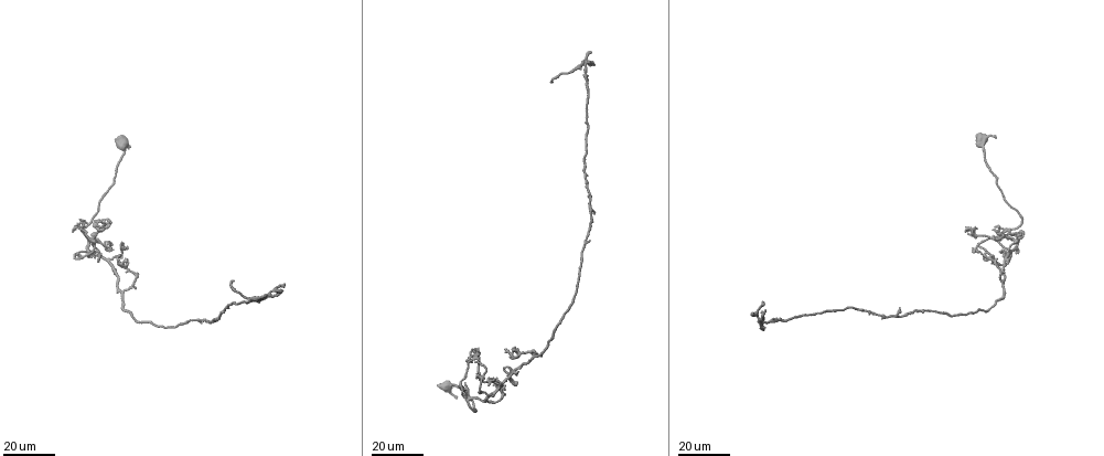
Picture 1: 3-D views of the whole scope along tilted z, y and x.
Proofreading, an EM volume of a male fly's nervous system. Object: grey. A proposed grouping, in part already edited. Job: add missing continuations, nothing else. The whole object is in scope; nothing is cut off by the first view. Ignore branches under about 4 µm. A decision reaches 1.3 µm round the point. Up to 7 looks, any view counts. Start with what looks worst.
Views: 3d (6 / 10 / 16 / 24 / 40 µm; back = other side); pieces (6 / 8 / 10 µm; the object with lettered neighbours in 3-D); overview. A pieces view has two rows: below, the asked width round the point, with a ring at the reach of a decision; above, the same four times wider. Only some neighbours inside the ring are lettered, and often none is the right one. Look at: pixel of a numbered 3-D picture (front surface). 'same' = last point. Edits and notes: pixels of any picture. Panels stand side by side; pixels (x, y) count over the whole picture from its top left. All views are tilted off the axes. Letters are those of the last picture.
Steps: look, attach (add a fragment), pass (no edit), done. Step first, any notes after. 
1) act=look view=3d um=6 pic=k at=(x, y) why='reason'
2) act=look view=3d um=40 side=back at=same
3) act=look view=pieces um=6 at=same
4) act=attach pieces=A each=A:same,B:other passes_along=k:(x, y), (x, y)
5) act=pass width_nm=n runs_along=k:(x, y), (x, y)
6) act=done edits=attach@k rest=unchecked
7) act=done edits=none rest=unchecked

act=look view=3d um=24 pic=1 at=(234, 281) why='an open end'

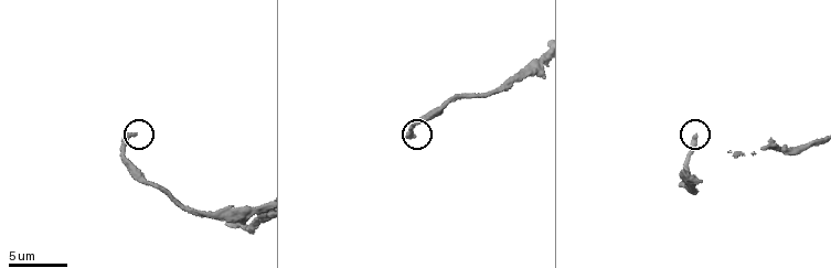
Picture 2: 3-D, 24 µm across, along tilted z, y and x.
act=look view=pieces um=6 pic=2 at=(135, 132)

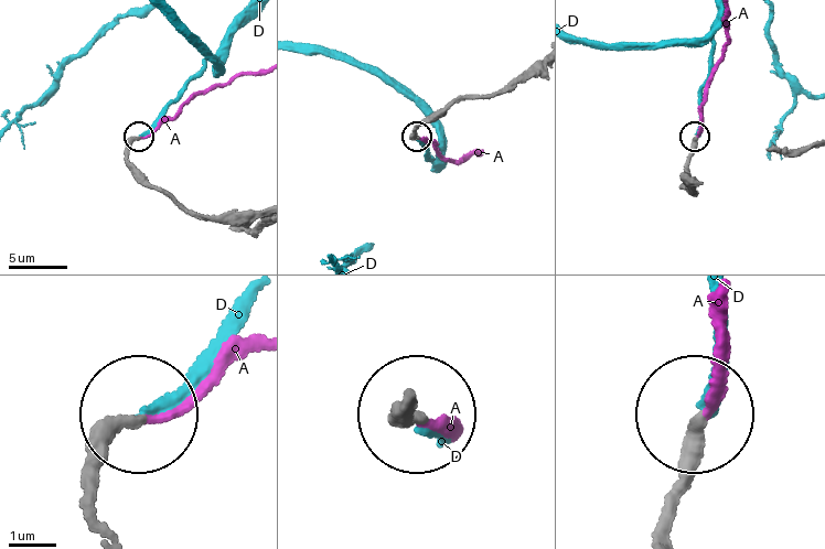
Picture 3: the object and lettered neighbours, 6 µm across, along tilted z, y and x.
act=attach pieces=A width_nm=240 each=A:same,D:other passes_along=3:(407, 396), (422, 426), (457, 436) found='the cell continues'

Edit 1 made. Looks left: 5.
act=look view=overview

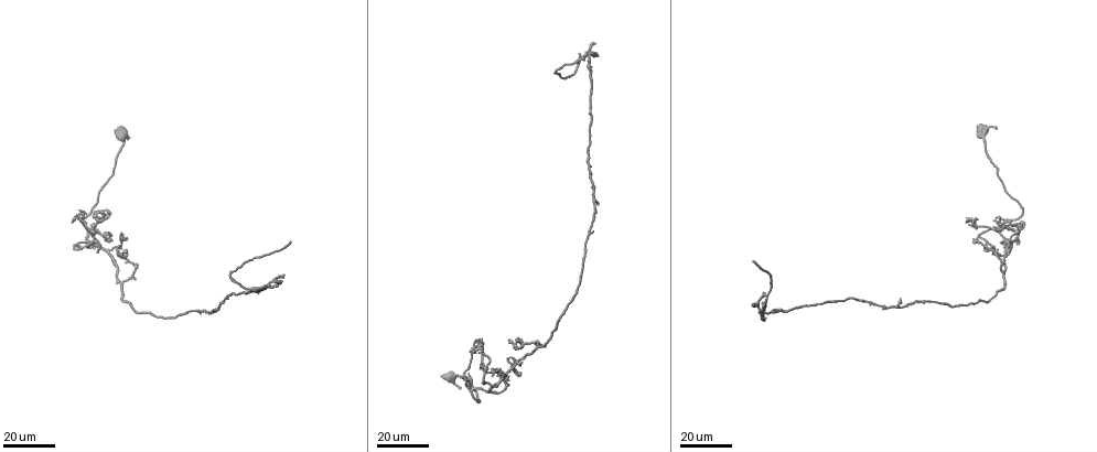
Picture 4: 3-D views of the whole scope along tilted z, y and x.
act=look view=3d um=16 pic=4 at=(477, 353) why='tapers out'

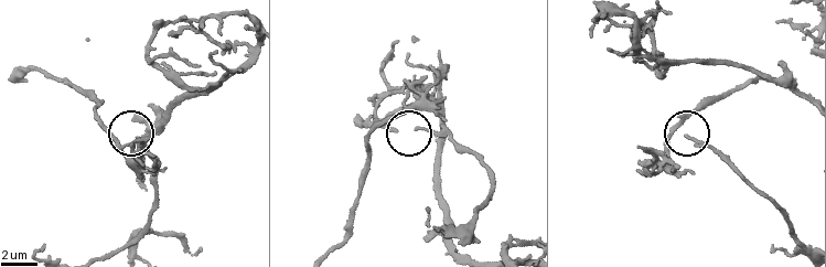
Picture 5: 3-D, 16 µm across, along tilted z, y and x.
act=look view=pieces um=6 pic=5 at=(418, 126)

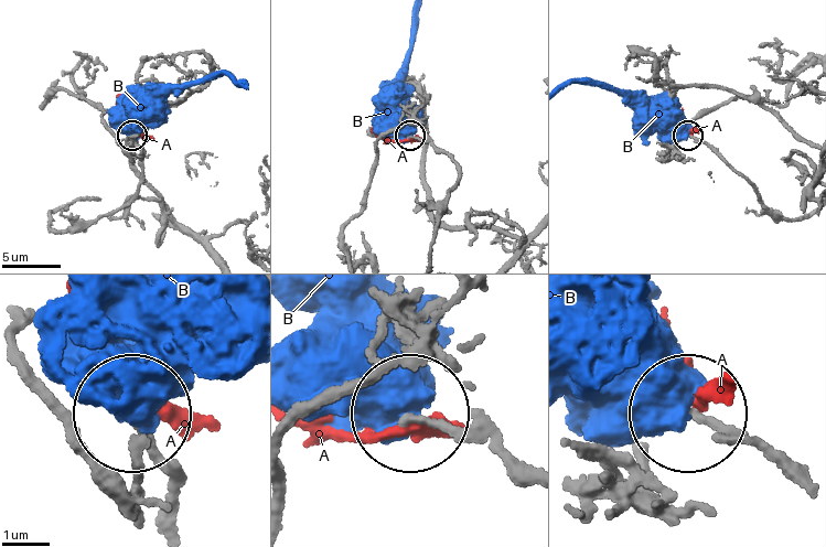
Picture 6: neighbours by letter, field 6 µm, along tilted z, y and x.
act=pass each=A:other,B:other runs_along=6:(430, 256), (437, 207), (458, 168), (449, 156), (410, 136) found='no lettered fragment goes on from it'

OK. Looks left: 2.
act=look view=3d um=24 pic=4 at=(80, 209) why='free end'

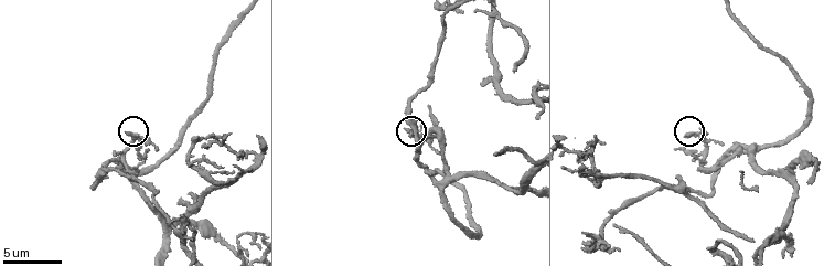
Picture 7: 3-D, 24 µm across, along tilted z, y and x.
act=look view=pieces um=8 pic=7 at=(404, 130)

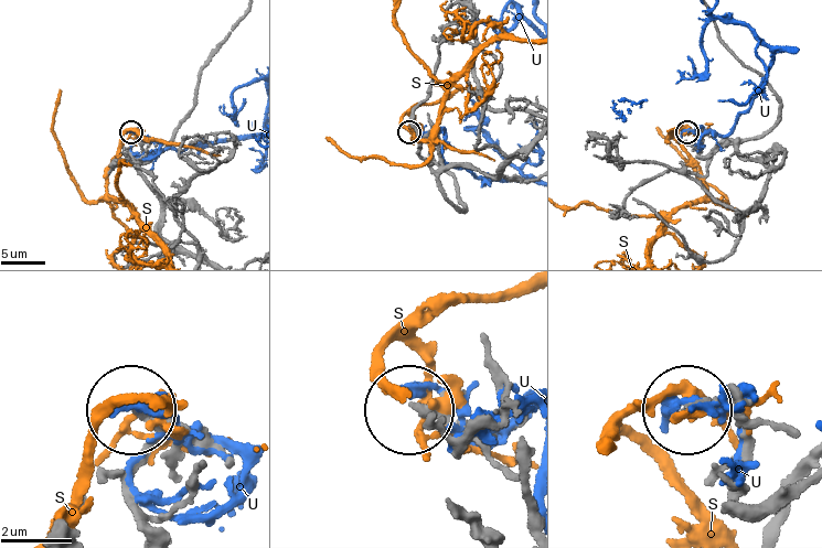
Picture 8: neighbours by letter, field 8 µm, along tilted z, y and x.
act=pass width_nm=220 each=S:other,U:other found='none of them fits'

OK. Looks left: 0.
act=done edits=attach@3 rest=unchecked

